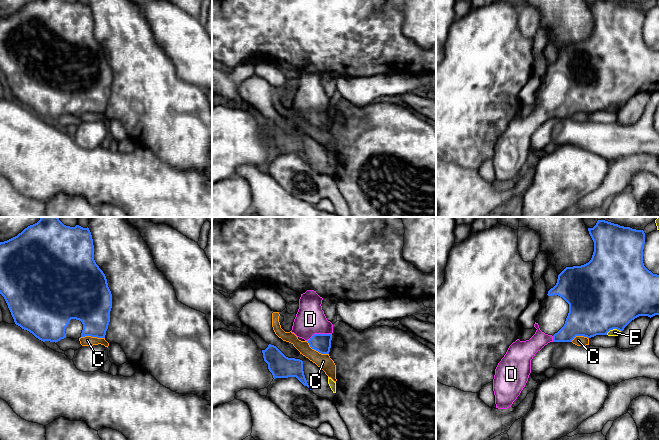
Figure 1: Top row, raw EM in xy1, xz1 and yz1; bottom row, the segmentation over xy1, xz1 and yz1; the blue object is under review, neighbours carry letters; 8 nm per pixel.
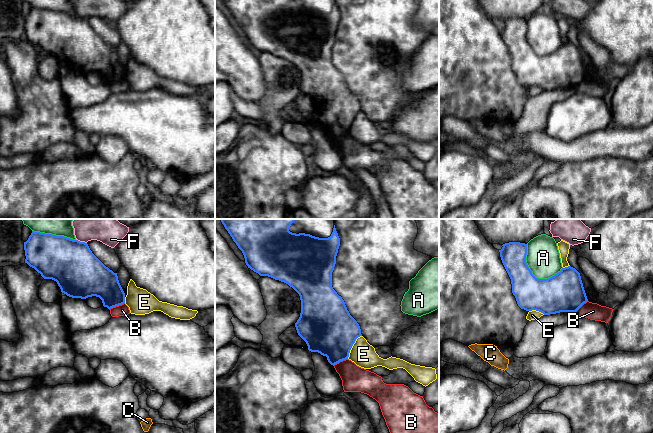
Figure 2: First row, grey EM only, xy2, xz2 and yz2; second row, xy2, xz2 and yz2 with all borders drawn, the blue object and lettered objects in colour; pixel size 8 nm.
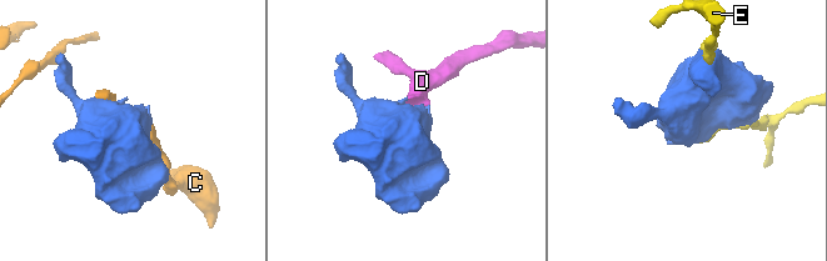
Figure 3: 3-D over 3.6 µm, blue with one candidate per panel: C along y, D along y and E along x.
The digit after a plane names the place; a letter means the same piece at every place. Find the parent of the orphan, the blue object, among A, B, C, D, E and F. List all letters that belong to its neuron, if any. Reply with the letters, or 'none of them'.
D

